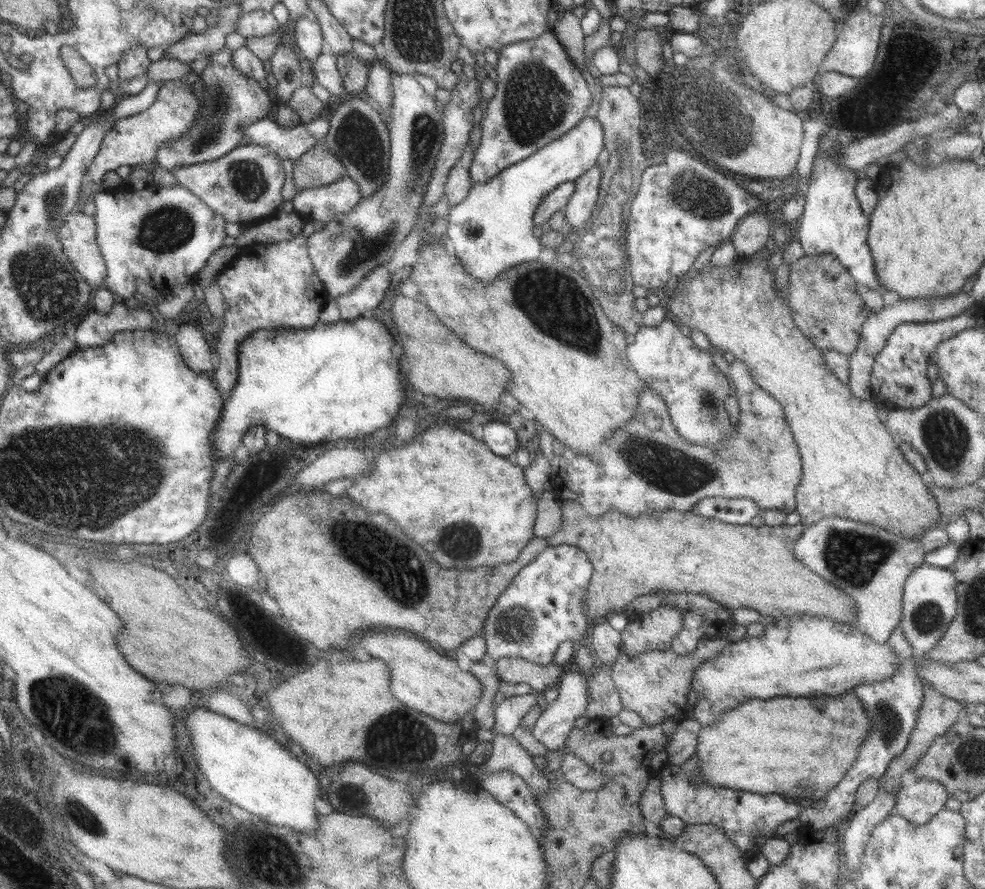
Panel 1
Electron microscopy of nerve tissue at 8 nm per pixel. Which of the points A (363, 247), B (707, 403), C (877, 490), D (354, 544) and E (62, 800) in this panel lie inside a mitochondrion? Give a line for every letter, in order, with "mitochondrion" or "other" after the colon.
A: mitochondrion
B: mitochondrion
C: other
D: mitochondrion
E: mitochondrion

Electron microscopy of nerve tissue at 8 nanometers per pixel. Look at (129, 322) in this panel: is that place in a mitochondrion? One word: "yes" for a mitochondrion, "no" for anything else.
no

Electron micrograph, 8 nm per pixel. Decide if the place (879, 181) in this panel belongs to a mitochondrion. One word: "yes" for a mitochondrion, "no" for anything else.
no

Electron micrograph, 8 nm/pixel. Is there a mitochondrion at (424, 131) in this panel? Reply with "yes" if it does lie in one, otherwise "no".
yes

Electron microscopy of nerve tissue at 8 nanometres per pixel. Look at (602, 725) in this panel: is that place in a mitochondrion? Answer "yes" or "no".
no

